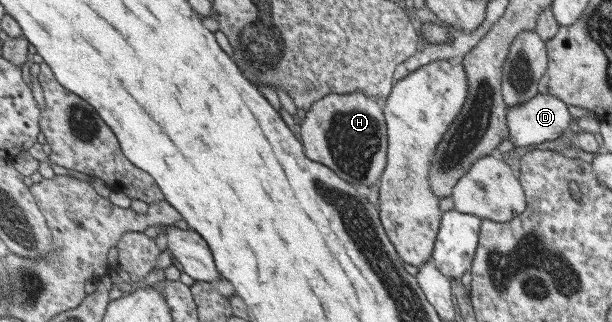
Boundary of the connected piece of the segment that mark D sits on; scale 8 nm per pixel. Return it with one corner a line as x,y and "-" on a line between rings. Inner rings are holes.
536,93
519,106
508,108
510,136
514,146
534,146
564,134
570,122
567,105
550,93

